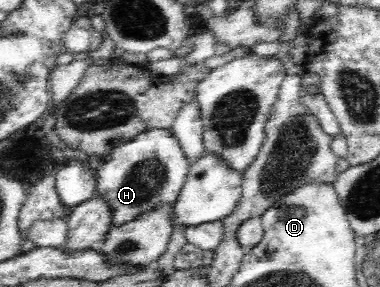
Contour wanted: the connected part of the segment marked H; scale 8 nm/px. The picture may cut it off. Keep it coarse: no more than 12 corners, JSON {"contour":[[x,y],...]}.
{"contour":[[169,130],[100,158],[114,227],[172,206],[190,167]]}

